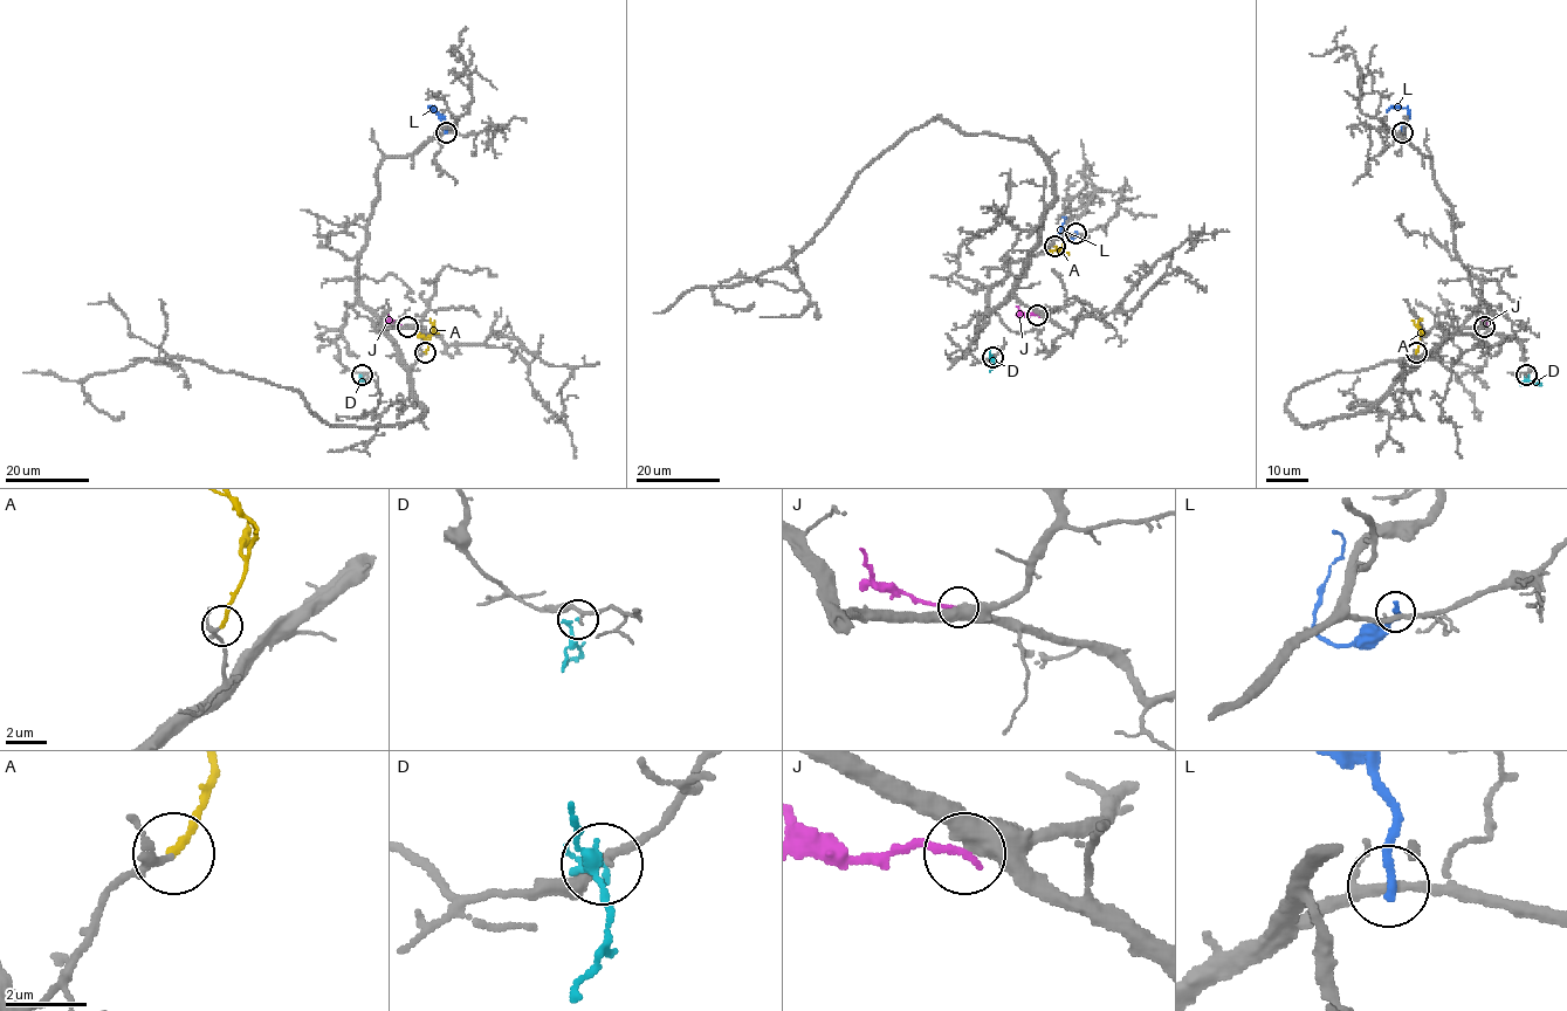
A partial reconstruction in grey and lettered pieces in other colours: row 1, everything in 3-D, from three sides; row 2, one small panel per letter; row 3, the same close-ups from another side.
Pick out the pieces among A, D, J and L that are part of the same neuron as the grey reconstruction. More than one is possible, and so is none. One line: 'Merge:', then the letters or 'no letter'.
Merge: A

